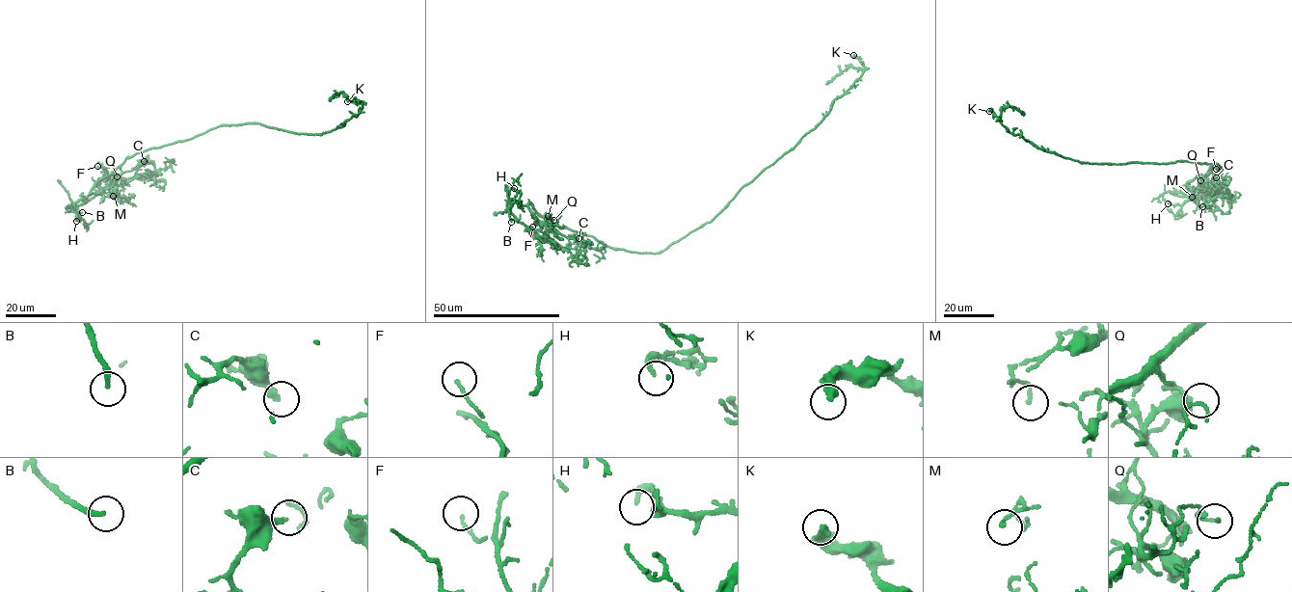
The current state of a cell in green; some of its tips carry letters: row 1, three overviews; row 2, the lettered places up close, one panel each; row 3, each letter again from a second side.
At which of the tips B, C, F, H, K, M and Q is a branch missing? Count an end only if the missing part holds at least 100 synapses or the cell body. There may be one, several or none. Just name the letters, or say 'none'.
none

